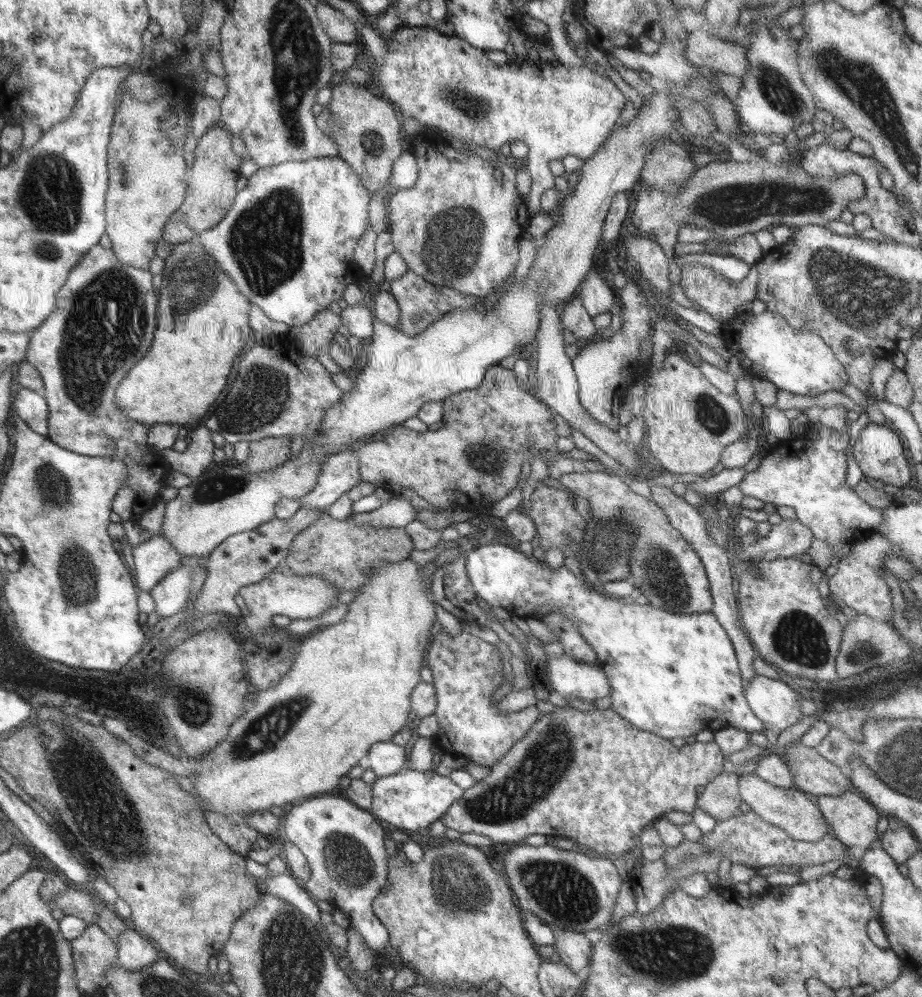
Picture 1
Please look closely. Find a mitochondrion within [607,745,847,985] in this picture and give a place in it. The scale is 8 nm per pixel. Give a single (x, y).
(685, 861)

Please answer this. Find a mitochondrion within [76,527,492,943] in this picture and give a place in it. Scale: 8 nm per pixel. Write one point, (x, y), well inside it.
(261, 735)

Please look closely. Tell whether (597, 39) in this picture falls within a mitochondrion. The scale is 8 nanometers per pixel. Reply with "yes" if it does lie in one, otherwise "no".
no

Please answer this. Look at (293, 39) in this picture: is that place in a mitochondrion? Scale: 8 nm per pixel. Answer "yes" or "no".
yes

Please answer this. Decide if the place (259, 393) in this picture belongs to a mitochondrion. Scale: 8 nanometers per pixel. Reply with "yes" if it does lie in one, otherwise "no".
yes

